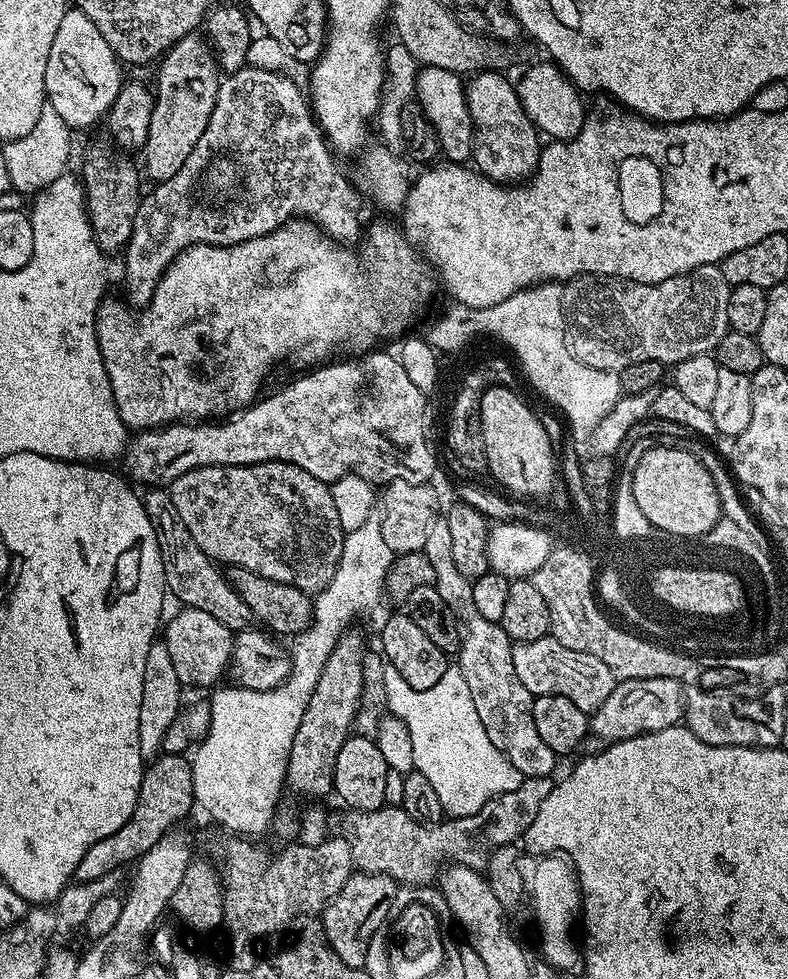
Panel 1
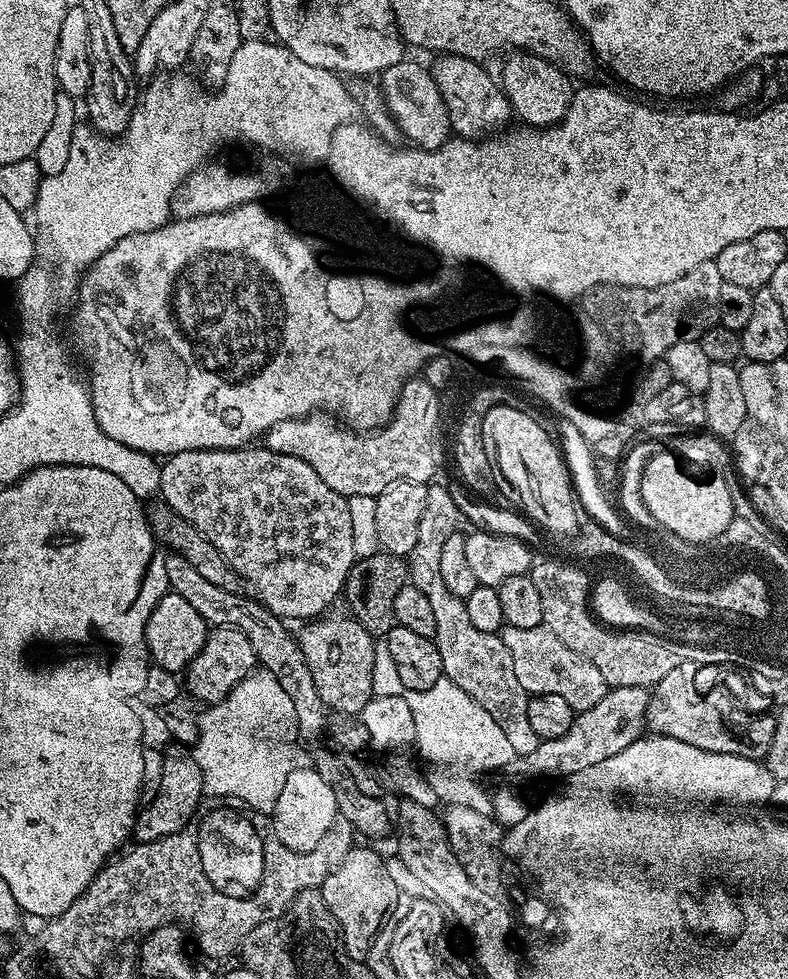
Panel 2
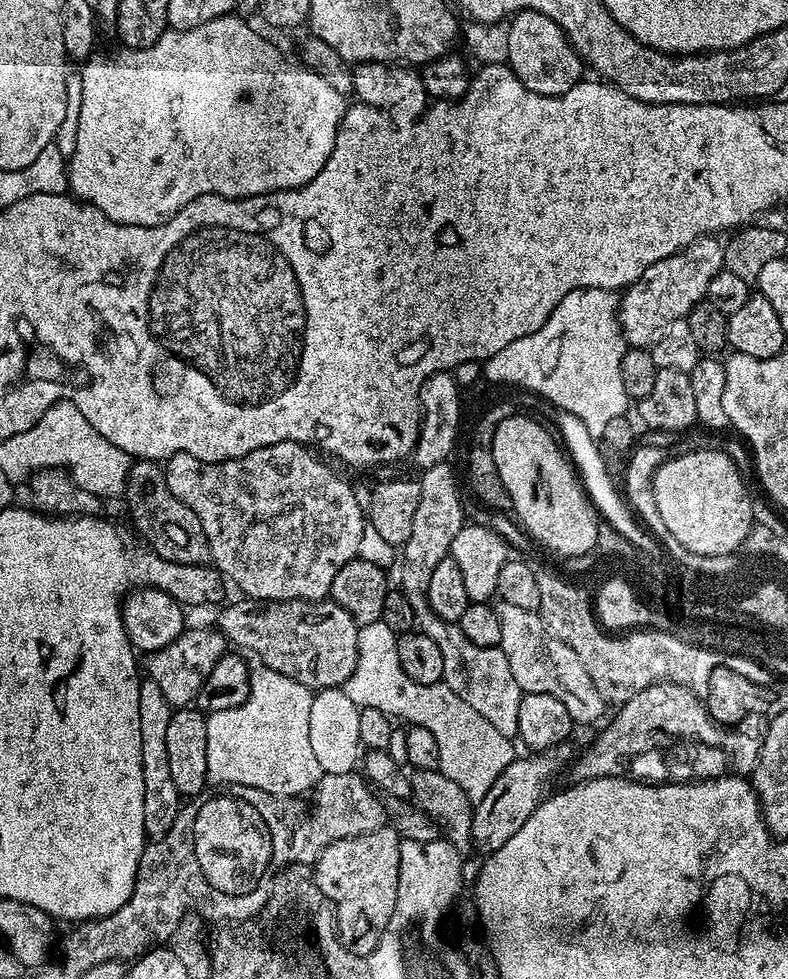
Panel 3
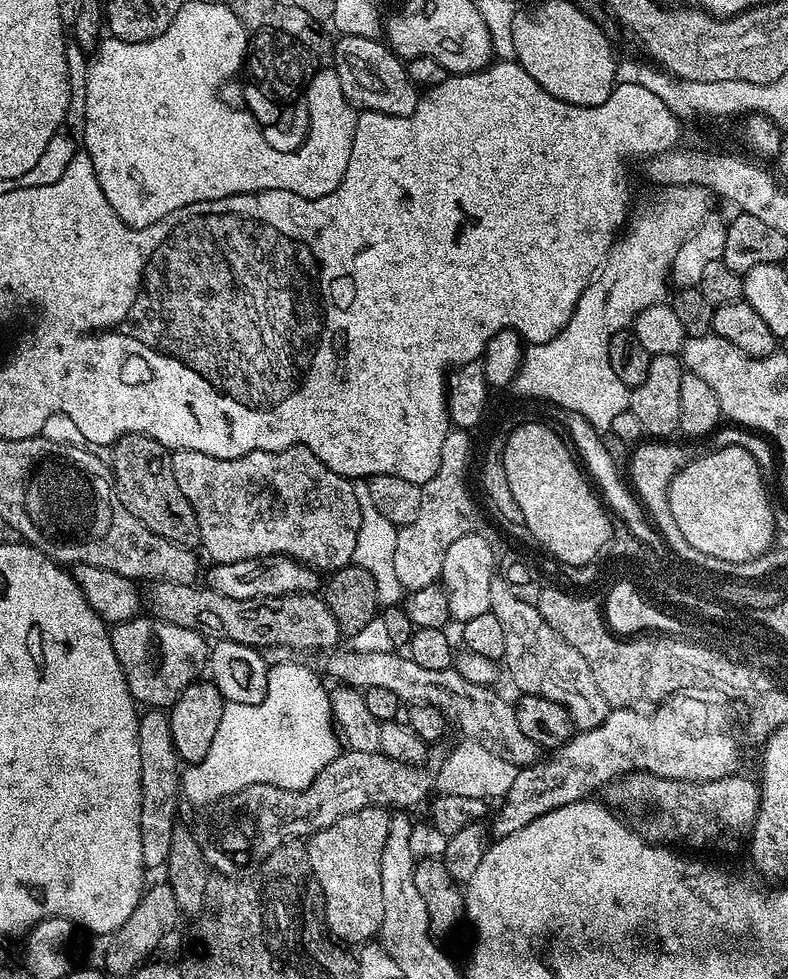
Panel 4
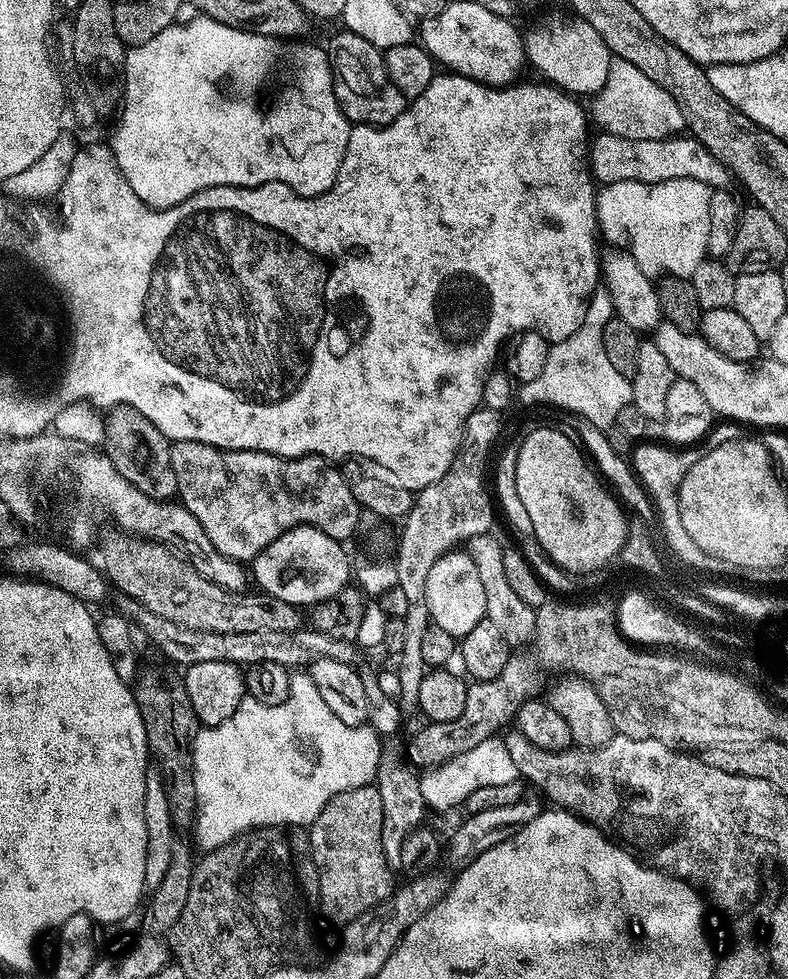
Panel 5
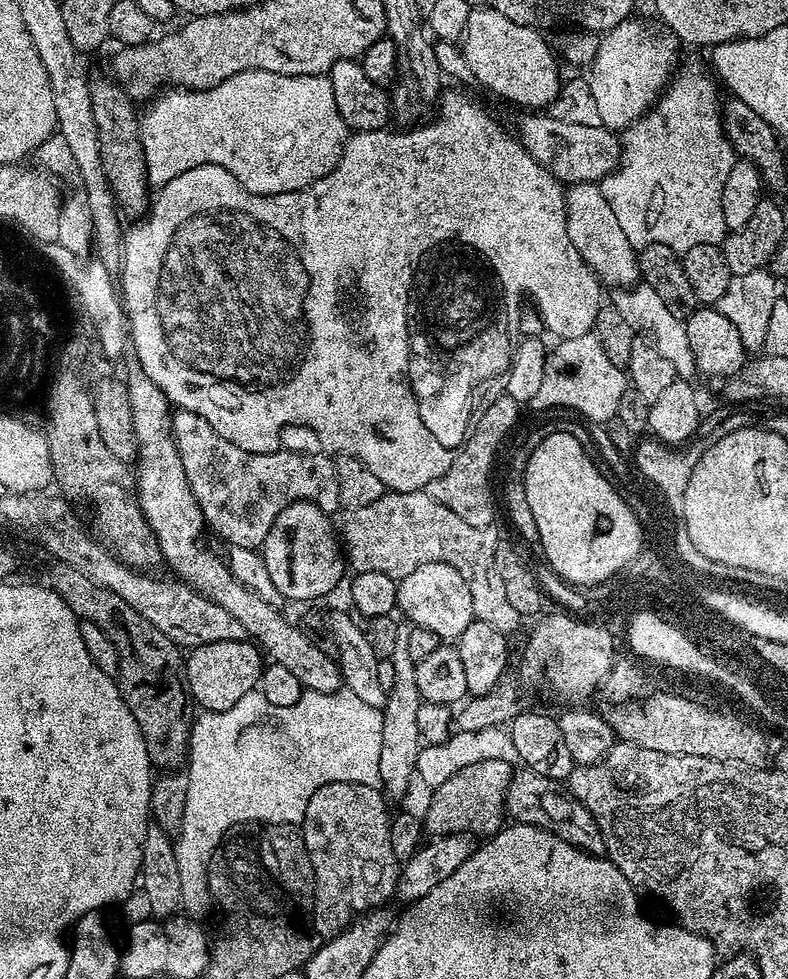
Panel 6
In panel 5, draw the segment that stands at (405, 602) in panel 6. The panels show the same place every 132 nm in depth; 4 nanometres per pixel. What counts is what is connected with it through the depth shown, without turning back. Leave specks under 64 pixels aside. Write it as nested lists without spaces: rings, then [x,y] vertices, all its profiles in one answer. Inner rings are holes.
[[[467,551],[447,552],[445,556],[434,562],[434,566],[430,566],[430,574],[426,574],[425,600],[429,607],[431,623],[438,625],[442,630],[446,630],[446,634],[454,637],[463,638],[466,634],[470,634],[470,630],[474,630],[474,626],[478,626],[478,622],[485,620],[486,590],[482,587],[482,577],[478,575],[478,566],[474,566]]]

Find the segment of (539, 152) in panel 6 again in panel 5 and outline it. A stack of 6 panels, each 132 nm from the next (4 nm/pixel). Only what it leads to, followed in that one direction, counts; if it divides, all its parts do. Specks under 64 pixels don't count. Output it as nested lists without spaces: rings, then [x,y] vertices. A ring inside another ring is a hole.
[[[601,131],[598,136],[597,140],[595,137],[590,144],[590,149],[592,148],[590,172],[601,185],[614,182],[657,184],[663,180],[690,178],[707,184],[713,190],[729,187],[728,169],[718,158],[714,158],[714,154],[710,154],[710,150],[706,150],[697,140],[687,135],[680,134],[667,140],[635,140]]]

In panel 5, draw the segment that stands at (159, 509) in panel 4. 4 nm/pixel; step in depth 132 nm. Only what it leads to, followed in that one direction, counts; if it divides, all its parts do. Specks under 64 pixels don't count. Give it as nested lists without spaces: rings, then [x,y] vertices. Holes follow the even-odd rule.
[[[128,404],[112,405],[107,409],[103,422],[102,451],[113,463],[115,470],[118,470],[118,474],[150,498],[171,501],[177,495],[176,479],[170,462],[172,444],[162,434],[162,430],[158,430],[158,426],[154,426],[146,414],[134,410]]]

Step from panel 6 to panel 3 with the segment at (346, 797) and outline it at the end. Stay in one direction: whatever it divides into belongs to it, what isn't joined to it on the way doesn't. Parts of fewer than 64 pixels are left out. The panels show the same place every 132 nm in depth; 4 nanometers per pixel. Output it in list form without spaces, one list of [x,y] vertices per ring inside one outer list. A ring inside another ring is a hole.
[[[383,826],[356,837],[334,841],[322,850],[314,865],[316,885],[336,909],[340,941],[355,956],[371,954],[387,929],[398,897],[399,848],[402,838],[395,828]]]

